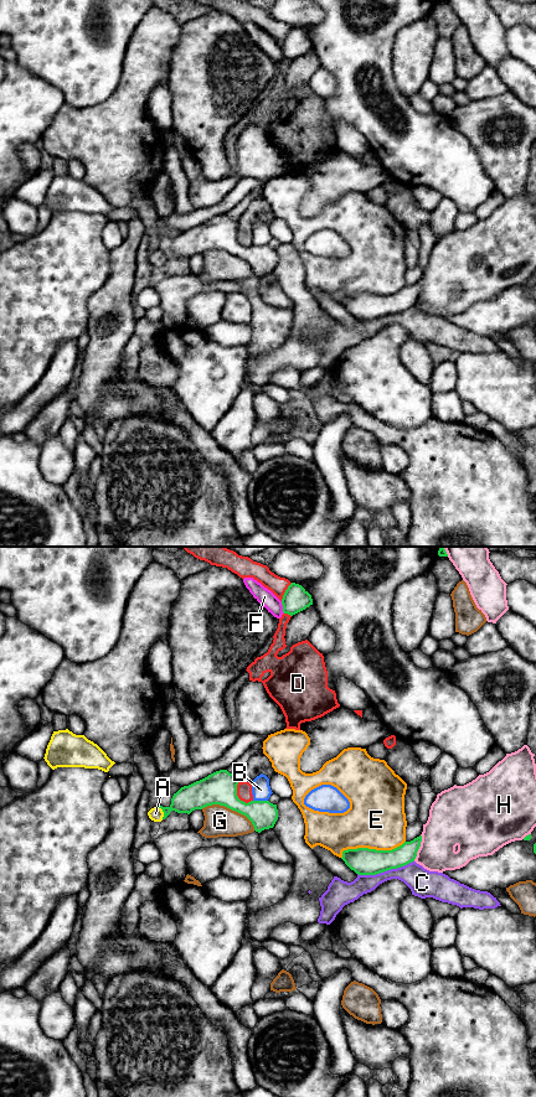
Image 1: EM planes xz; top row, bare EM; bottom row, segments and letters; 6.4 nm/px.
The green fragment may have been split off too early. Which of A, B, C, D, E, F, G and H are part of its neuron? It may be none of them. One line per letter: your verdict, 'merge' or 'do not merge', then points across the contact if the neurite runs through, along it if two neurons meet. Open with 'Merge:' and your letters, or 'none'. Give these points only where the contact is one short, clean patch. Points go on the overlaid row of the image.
Merge: A
A: merge; runs through xz (196, 796), (163, 811), (155, 813)
B: do not merge
C: do not merge; border along xz (413, 860), (375, 874), (357, 874)
D: do not merge
E: do not merge
F: do not merge
G: do not merge
H: do not merge

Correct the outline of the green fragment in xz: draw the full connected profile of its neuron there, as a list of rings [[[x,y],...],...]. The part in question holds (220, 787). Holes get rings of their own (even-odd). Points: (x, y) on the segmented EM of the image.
[[[227,770],[216,771],[189,786],[181,787],[171,798],[169,807],[156,806],[148,812],[154,822],[161,822],[171,811],[190,814],[195,809],[220,804],[246,816],[254,830],[261,833],[273,828],[278,819],[277,804],[269,801],[241,801],[237,796],[238,775]]]

